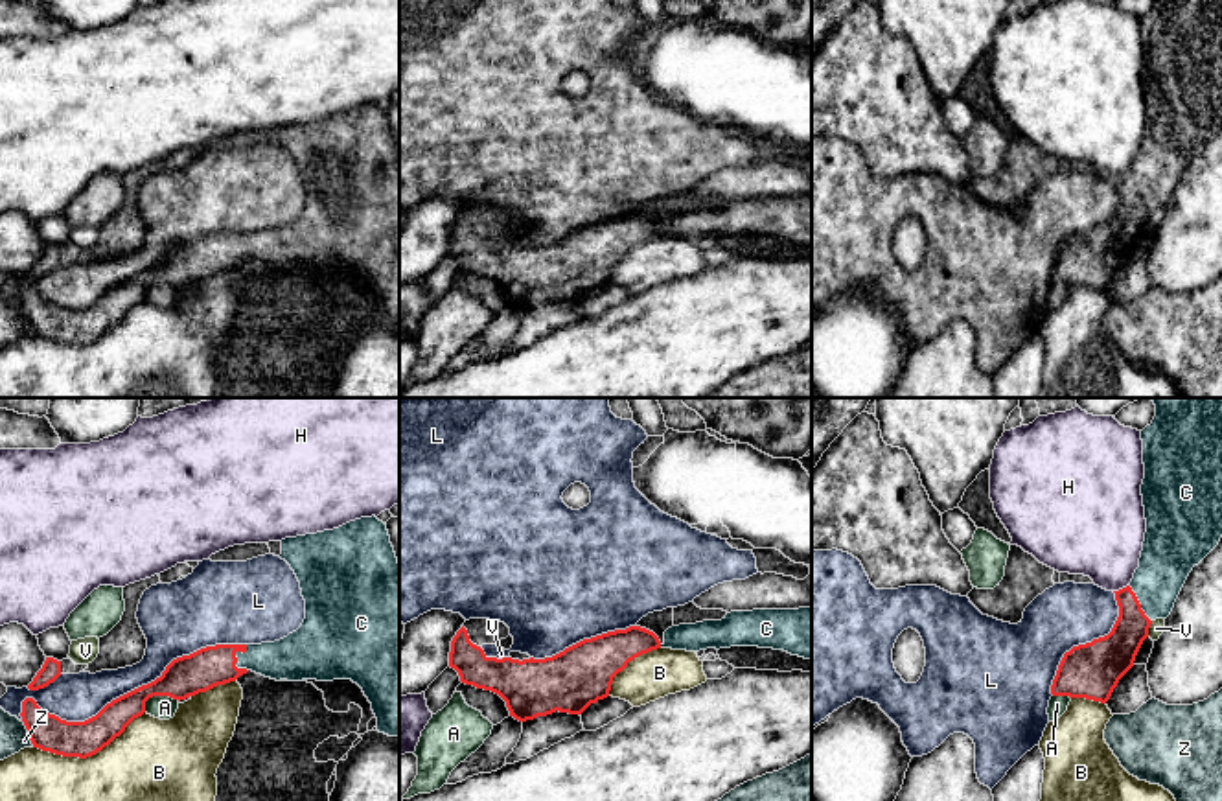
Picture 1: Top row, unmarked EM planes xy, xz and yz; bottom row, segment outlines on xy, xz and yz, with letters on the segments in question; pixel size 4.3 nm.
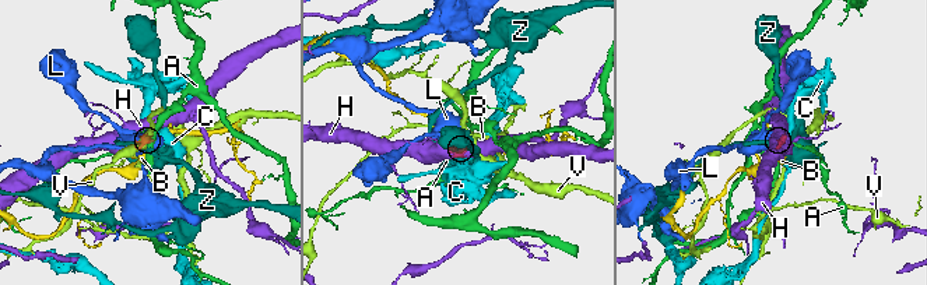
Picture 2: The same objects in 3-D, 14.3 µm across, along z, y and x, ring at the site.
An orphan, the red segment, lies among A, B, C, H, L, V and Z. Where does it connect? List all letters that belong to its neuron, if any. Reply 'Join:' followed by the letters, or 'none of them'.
Join: C

